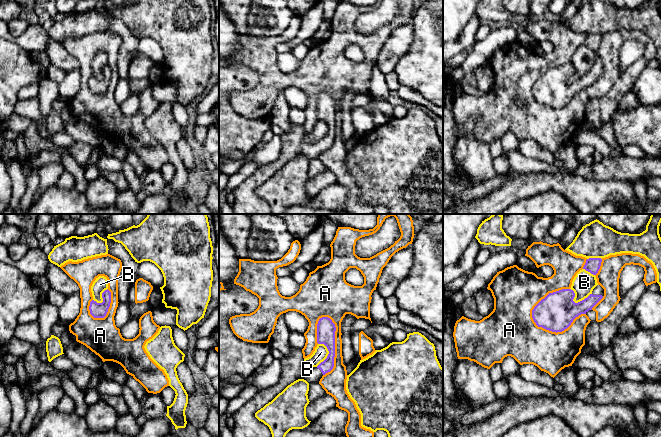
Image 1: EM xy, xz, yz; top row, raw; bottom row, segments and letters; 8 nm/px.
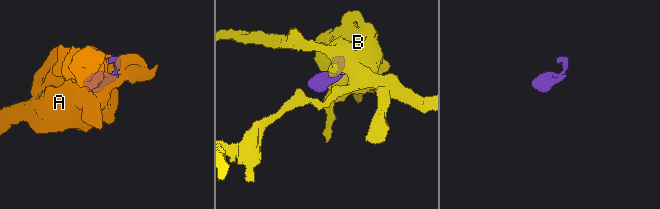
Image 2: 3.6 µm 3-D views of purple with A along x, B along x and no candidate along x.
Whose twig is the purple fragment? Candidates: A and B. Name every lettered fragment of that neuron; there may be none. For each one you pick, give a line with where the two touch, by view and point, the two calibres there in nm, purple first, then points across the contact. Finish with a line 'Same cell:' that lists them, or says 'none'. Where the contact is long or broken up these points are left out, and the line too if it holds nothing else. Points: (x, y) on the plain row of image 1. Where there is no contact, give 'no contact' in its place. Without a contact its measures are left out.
Same cell: none

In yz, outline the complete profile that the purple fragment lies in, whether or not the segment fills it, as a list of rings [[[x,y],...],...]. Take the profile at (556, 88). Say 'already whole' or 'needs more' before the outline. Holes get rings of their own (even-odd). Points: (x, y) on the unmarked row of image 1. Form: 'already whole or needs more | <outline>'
needs more | [[[597,61],[584,76],[575,79],[575,69],[562,65],[549,69],[532,86],[532,94],[538,103],[552,108],[562,108],[581,90],[586,90],[603,74],[604,65]]]

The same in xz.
needs more | [[[322,93],[317,100],[317,119],[324,120],[329,130],[317,143],[304,141],[302,126],[290,123],[290,130],[280,135],[282,147],[279,157],[272,163],[258,167],[239,186],[232,190],[233,214],[272,214],[267,201],[255,193],[255,189],[271,178],[288,161],[298,155],[308,159],[319,158],[323,151],[334,143],[336,103],[328,93]]]

